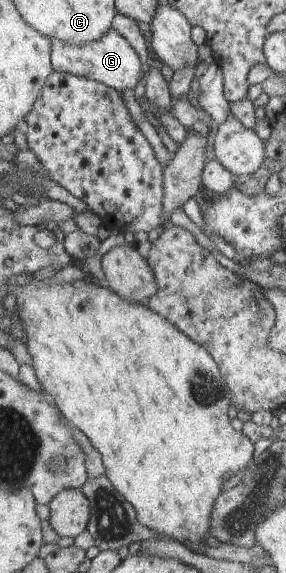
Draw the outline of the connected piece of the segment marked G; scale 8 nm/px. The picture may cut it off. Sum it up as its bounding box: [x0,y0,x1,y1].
[52,27,143,93]

